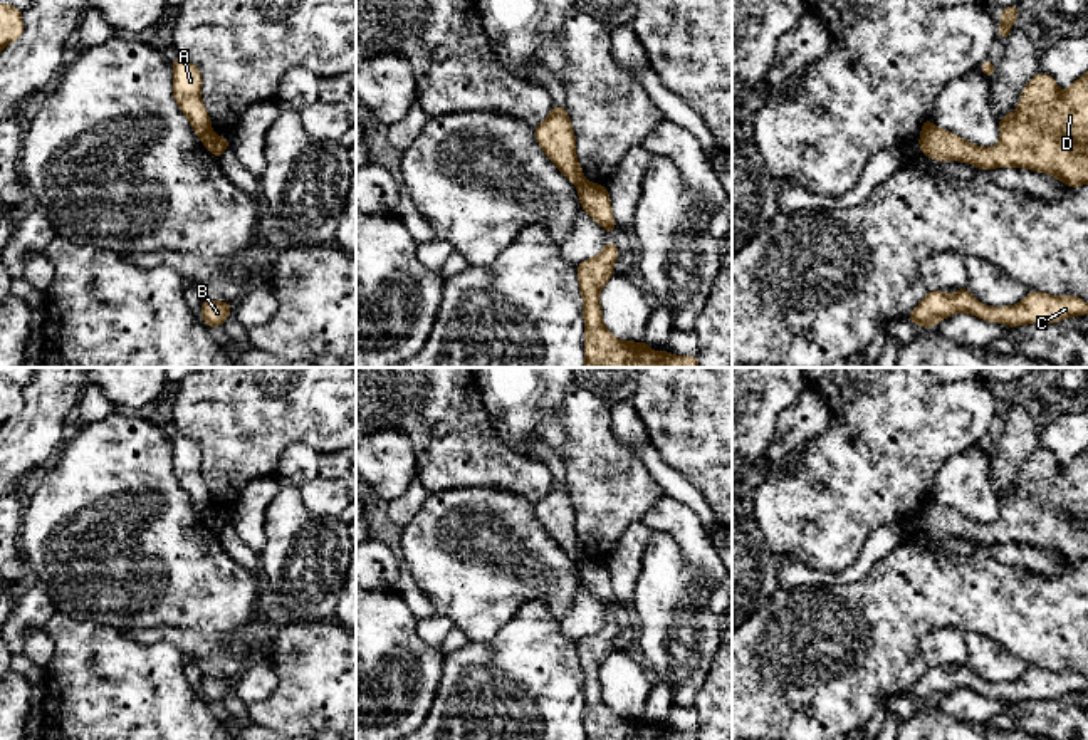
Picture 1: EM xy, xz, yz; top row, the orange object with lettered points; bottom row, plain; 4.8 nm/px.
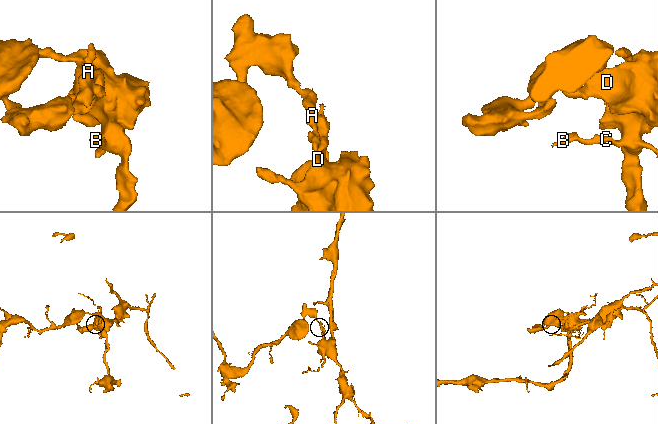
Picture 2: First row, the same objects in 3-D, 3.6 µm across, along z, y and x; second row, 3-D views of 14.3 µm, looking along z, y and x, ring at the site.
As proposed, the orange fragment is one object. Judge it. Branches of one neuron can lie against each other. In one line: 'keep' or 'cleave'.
cleave

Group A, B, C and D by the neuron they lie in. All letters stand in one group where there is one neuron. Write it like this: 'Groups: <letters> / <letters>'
Groups: A / B C D

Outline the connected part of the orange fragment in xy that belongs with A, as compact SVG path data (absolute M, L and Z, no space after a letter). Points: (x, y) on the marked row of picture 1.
M180 55L171 67L173 97L181 112L190 119L196 136L203 139L212 131L212 122L200 96L203 84L200 69Z

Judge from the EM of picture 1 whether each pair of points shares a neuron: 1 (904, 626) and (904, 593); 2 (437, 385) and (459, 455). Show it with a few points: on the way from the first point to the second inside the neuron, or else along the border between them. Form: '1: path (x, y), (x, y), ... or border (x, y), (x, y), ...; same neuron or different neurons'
1: path (904, 618), (904, 601); same neuron
2: path (437, 401), (454, 438); same neuron

